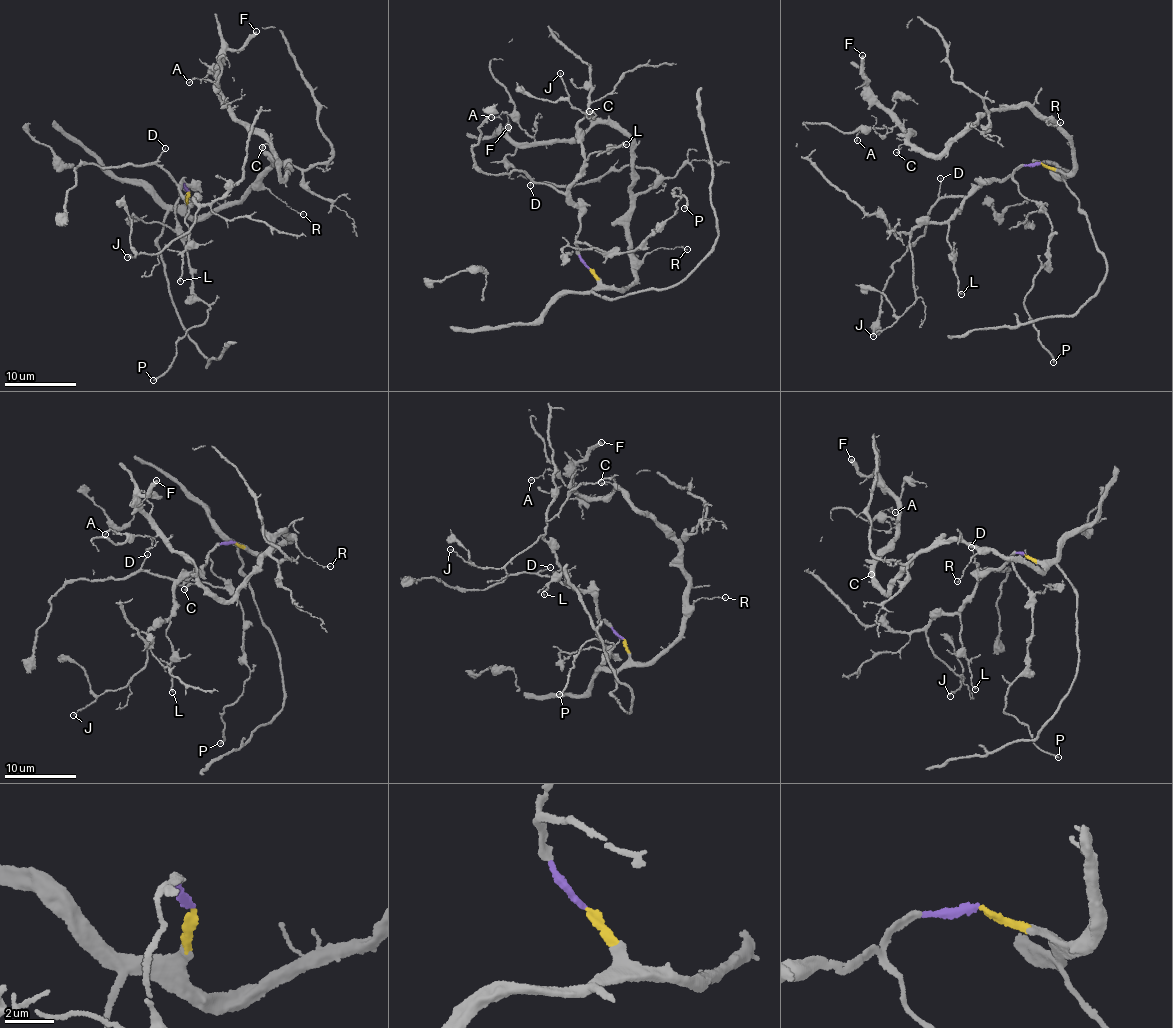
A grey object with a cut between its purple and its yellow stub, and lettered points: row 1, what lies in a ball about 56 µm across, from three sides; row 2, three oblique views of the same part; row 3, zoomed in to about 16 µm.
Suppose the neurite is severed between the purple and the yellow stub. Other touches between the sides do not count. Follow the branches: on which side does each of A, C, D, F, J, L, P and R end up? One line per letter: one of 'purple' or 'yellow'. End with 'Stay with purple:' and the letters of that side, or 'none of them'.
A: yellow
C: yellow
D: purple
F: yellow
J: purple
L: purple
P: purple
R: yellow
Stay with purple: D, J, L, P

